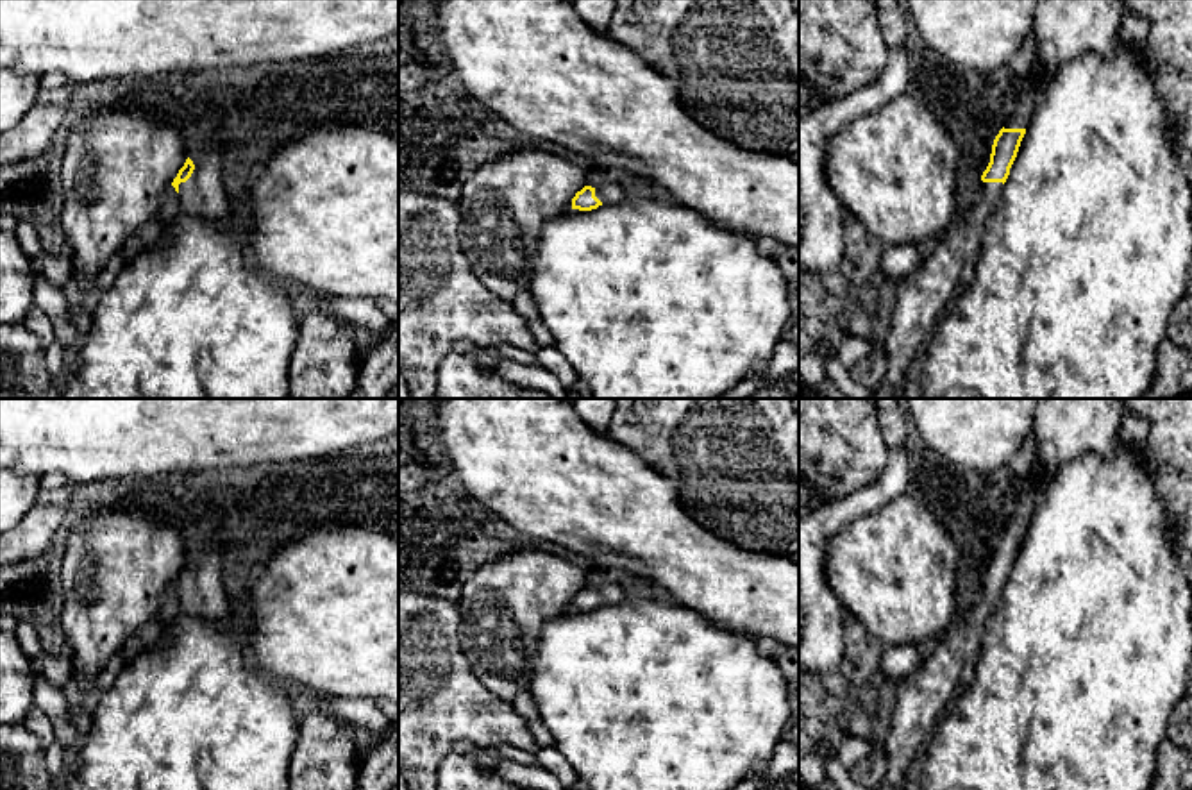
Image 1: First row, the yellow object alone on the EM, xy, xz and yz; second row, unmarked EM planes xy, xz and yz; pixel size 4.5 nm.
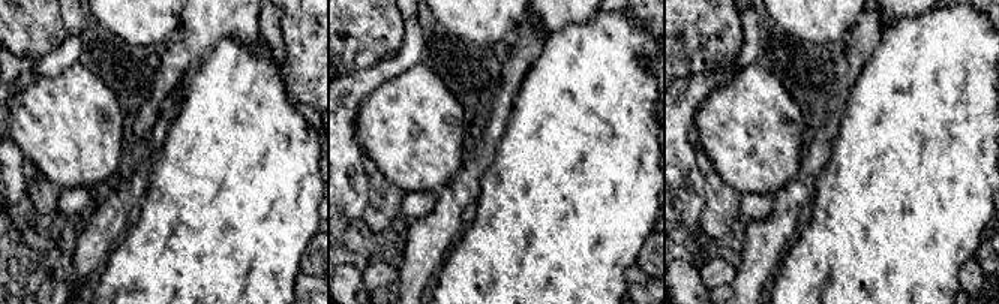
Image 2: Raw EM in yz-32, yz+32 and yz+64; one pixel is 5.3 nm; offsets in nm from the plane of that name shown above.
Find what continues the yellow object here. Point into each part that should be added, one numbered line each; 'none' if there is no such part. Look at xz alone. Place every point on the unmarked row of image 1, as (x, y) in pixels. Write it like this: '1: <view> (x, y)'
1: xz (608, 594)

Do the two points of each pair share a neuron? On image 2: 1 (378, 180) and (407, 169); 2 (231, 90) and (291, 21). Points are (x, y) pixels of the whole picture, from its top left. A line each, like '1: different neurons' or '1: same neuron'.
1: different neurons
2: different neurons

